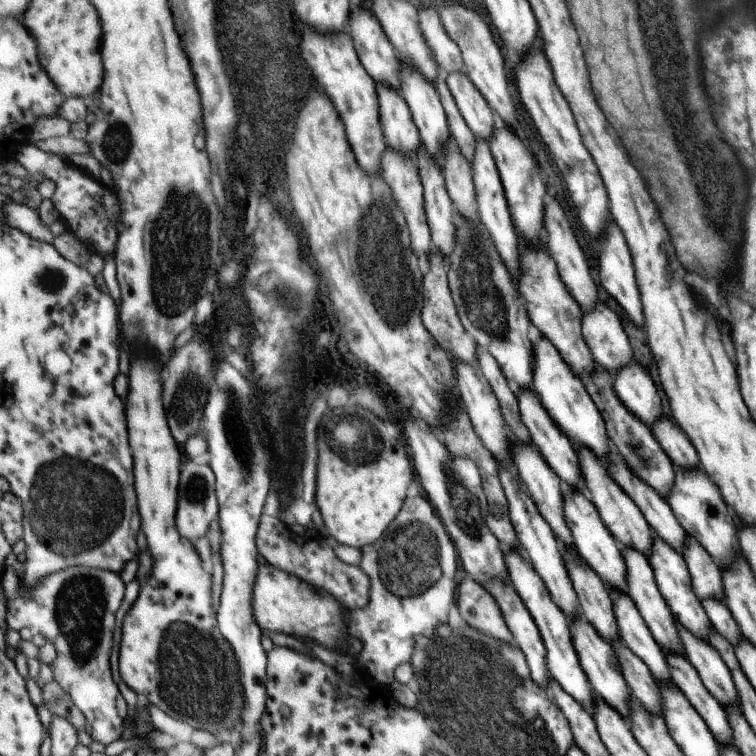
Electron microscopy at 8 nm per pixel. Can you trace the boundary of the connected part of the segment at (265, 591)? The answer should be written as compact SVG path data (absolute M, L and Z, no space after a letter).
M265 564L259 568L259 576L255 582L255 620L263 630L291 634L299 638L315 640L329 650L345 650L345 624L343 624L343 612L341 604L335 600L333 594L325 594L323 590L317 590L309 582L303 582L301 578L283 572L281 568L275 568L271 564Z

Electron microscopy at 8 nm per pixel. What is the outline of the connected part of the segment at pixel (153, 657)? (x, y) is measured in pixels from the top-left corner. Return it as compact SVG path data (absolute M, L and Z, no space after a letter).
M153 356L133 358L131 366L131 394L127 402L127 424L131 432L131 448L135 452L135 474L139 476L139 508L143 508L143 530L155 558L151 580L143 586L141 598L131 608L122 623L122 641L119 649L120 677L146 703L155 704L173 719L180 719L193 729L211 732L218 737L230 730L242 731L241 710L245 706L241 676L237 668L235 650L219 630L218 617L213 610L213 578L203 568L199 554L187 538L181 538L175 514L181 480L181 452L177 440L167 424L163 408L163 378L161 362Z

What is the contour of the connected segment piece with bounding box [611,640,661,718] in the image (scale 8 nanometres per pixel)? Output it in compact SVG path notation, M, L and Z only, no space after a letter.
M622 641L613 642L611 645L615 656L619 660L619 668L622 669L623 677L630 686L631 697L634 697L645 712L655 714L661 718L661 704L659 704L659 686L649 673L647 666L627 649Z

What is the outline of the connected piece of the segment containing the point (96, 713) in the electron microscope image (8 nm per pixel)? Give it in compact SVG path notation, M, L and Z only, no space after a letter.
M69 566L69 570L53 572L39 580L37 588L29 588L21 582L17 588L17 596L9 602L7 610L8 626L19 631L21 628L37 628L45 640L51 642L56 648L57 656L50 665L56 682L61 684L63 690L69 692L73 702L86 718L86 732L93 740L103 745L120 740L125 722L129 720L127 700L123 698L119 686L113 680L111 668L111 650L115 646L115 624L117 624L117 610L125 598L125 582L115 572L85 568L85 566Z

